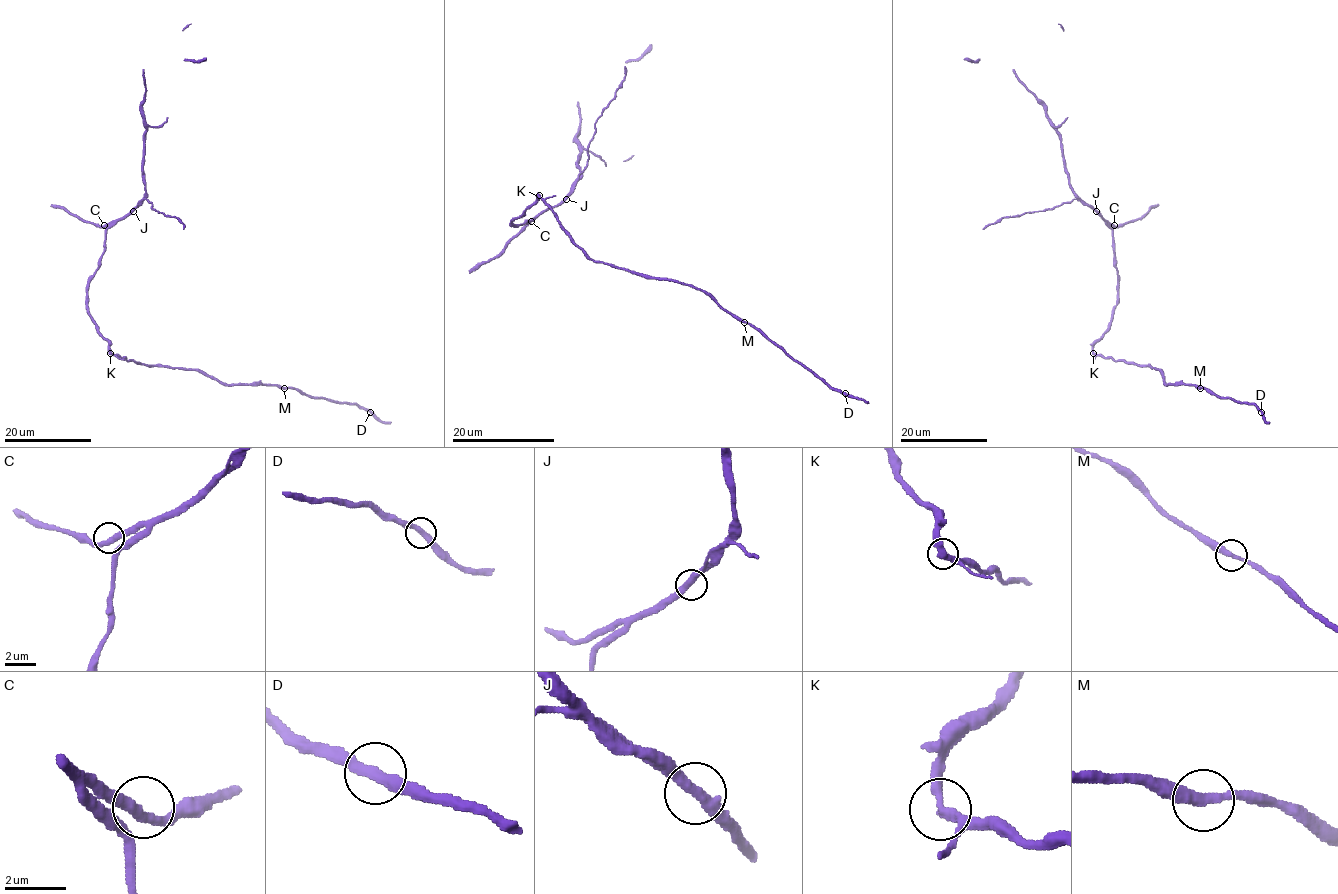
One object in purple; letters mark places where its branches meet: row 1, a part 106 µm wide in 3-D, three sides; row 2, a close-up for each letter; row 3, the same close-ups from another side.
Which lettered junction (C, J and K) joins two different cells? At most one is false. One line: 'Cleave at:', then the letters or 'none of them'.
Cleave at: K

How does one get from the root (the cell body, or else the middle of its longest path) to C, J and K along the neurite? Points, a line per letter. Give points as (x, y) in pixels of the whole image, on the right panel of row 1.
C: (1109, 326), (1117, 300), (1117, 269), (1112, 239), (1114, 225)
J: (1109, 326), (1117, 300), (1113, 231), (1096, 211)
K: (1109, 326), (1093, 346), (1092, 353)

